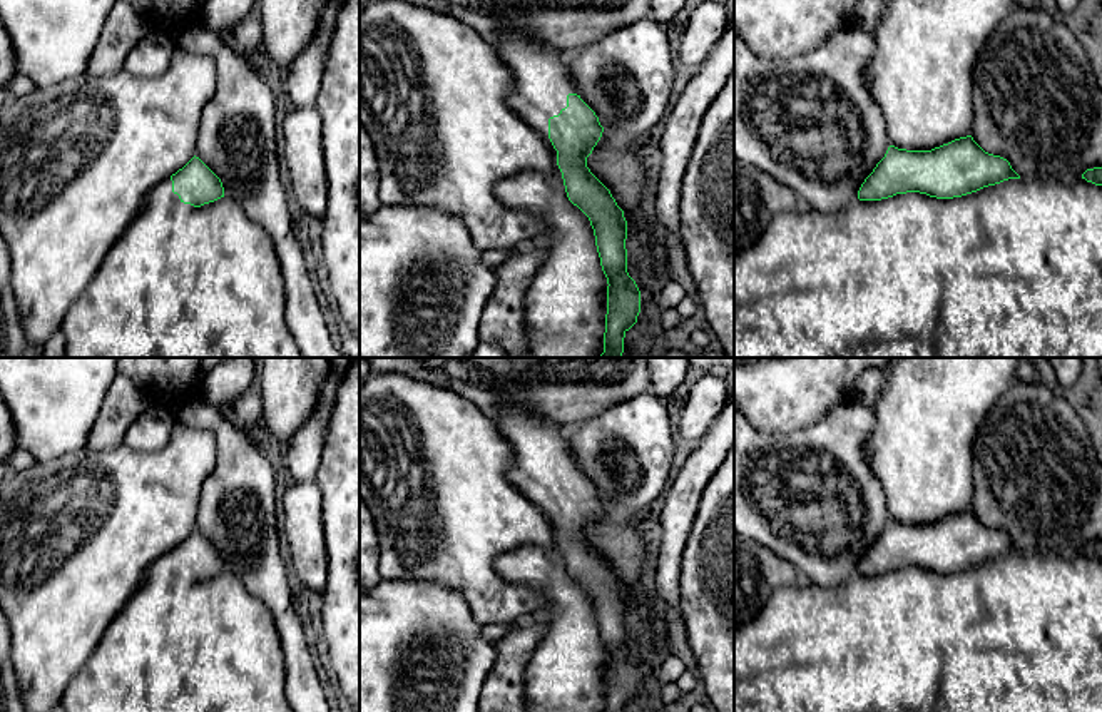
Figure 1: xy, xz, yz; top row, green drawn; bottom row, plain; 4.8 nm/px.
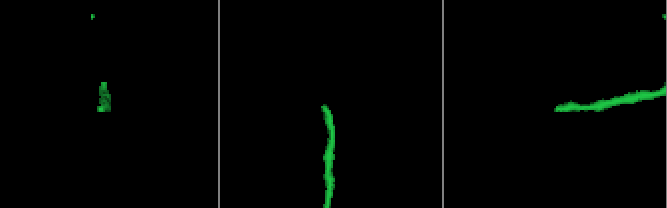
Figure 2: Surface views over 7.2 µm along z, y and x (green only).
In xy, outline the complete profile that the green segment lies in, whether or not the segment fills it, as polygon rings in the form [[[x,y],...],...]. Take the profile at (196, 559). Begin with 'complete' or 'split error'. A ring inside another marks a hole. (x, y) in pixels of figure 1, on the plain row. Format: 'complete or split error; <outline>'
split error; [[[194,530],[147,568],[140,587],[110,622],[82,670],[69,682],[60,705],[65,712],[293,712],[284,685],[284,655],[271,610],[237,577],[224,570],[221,553]]]

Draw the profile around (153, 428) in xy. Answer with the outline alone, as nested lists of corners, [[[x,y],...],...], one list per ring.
[[[156,403],[129,426],[124,445],[142,453],[159,451],[167,445],[176,425],[177,416],[169,408]]]

